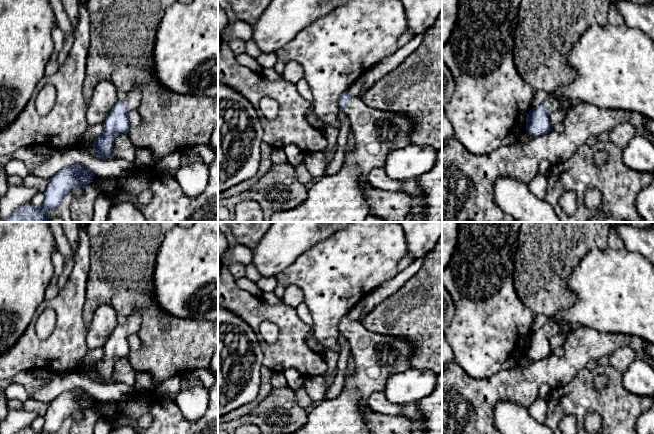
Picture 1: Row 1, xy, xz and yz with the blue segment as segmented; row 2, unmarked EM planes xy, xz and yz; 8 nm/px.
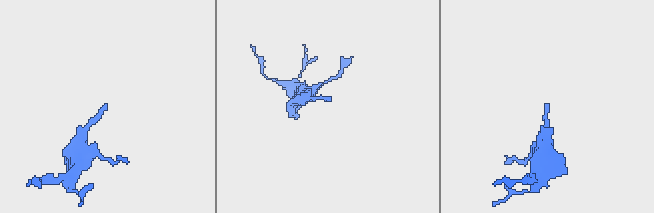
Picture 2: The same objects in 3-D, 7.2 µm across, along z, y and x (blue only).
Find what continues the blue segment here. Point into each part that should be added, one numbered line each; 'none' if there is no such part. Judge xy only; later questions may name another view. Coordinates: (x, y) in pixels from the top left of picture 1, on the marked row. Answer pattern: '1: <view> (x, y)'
1: xy (133, 100)

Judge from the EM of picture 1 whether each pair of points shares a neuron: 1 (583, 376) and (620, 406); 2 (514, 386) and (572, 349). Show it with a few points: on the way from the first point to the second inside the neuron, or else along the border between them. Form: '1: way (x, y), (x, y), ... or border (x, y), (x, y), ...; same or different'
1: way (586, 387), (600, 401), (609, 403); same
2: way (529, 379), (539, 372), (554, 370), (560, 364); same

